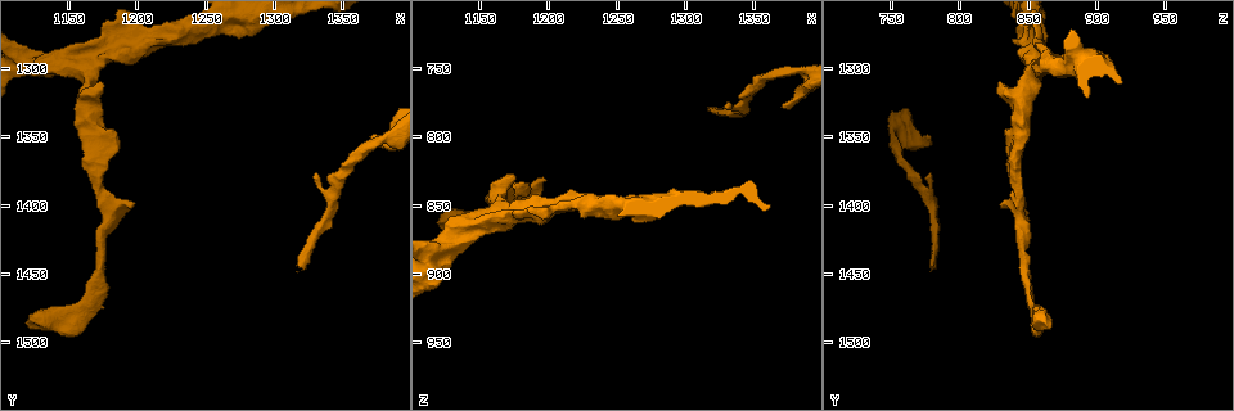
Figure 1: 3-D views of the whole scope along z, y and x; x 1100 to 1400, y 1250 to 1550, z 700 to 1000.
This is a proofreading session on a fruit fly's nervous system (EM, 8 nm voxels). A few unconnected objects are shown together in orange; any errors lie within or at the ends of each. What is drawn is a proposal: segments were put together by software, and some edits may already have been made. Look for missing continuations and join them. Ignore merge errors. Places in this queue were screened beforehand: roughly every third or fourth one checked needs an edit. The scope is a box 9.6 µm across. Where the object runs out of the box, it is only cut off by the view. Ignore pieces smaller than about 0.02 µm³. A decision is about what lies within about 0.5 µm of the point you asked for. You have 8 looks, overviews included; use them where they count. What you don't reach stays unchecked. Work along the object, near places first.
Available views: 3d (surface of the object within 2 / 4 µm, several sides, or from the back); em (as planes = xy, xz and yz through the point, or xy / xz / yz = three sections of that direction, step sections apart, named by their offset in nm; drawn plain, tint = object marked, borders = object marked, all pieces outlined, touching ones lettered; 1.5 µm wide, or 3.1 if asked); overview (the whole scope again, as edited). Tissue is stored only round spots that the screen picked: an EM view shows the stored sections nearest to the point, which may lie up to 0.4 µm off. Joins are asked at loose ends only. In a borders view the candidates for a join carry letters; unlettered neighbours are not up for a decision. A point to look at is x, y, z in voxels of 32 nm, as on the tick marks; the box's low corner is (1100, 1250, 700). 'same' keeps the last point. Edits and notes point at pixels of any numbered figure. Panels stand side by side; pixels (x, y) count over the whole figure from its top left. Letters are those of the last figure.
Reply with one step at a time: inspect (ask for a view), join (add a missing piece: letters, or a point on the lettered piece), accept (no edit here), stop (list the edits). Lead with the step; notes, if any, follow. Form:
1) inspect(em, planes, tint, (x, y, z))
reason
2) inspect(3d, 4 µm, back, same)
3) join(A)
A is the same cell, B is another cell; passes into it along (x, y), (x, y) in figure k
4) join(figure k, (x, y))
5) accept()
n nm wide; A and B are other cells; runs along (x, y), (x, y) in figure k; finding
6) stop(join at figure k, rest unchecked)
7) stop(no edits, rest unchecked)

inspect(3d, 2 µm, (1120, 1488, 866))
an open end

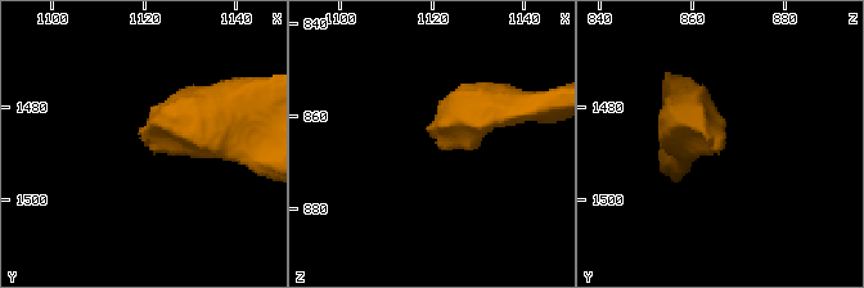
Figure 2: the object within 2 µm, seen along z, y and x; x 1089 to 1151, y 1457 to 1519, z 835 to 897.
inspect(em, planes, borders, (1120, 1488, 864))

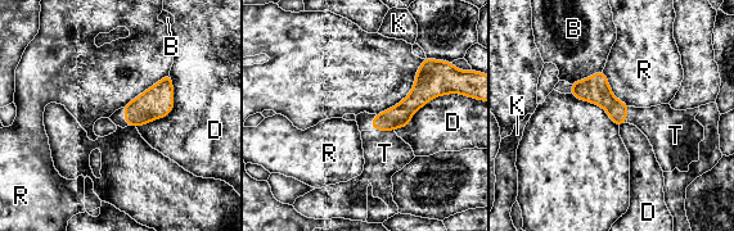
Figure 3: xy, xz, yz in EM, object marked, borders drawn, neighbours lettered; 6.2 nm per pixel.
join(T)
T is the same cell, B, D, K and R are other cells; passes into it along (400, 116), (384, 130), (384, 153) in figure 3; the neuron continues

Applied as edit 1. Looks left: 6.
inspect(3d, 4 µm, (1174, 1310, 826))
an open end

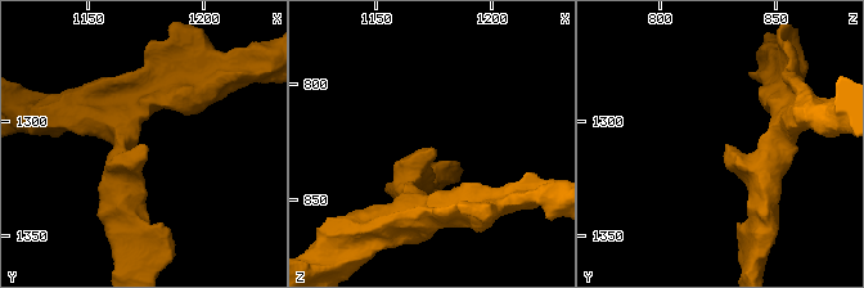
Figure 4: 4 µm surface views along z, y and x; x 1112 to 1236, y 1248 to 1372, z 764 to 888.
inspect(em, planes, plain, (1174, 1311, 829))

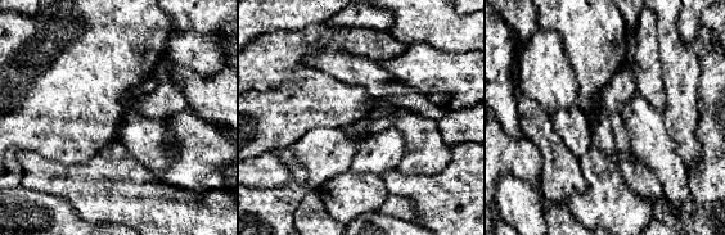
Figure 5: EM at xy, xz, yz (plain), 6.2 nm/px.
inspect(em, planes, borders, same)

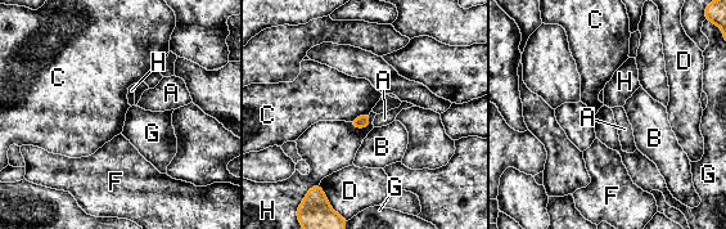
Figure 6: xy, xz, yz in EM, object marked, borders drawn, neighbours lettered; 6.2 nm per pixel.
accept()
A, B, C, D, F, G and H are other cells; border along (370, 113), (368, 128), (348, 122) in figure 6; none of them fits

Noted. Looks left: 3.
inspect(3d, 4 µm, (1372, 1352, 780))
free end

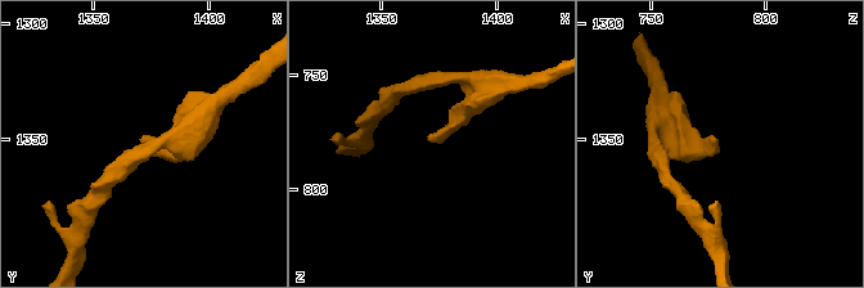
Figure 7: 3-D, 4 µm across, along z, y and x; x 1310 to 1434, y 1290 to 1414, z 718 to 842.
inspect(em, yz, step 8, borders, (1370, 1350, 779))
need the tissue

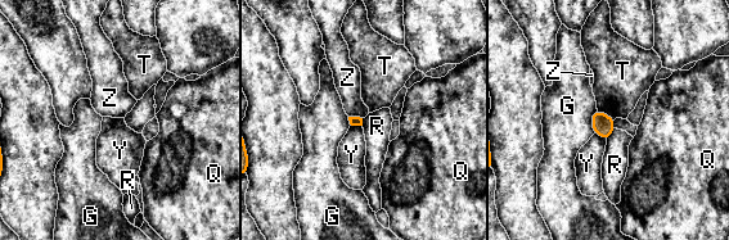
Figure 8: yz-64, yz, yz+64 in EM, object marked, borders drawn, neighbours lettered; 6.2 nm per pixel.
accept()
G, Q, R, T, Y and Z are other cells; border along (349, 116), (359, 116), (361, 118) in figure 8; no lettered piece goes on from it

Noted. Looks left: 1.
stop(join at figure 3, rest unchecked)

